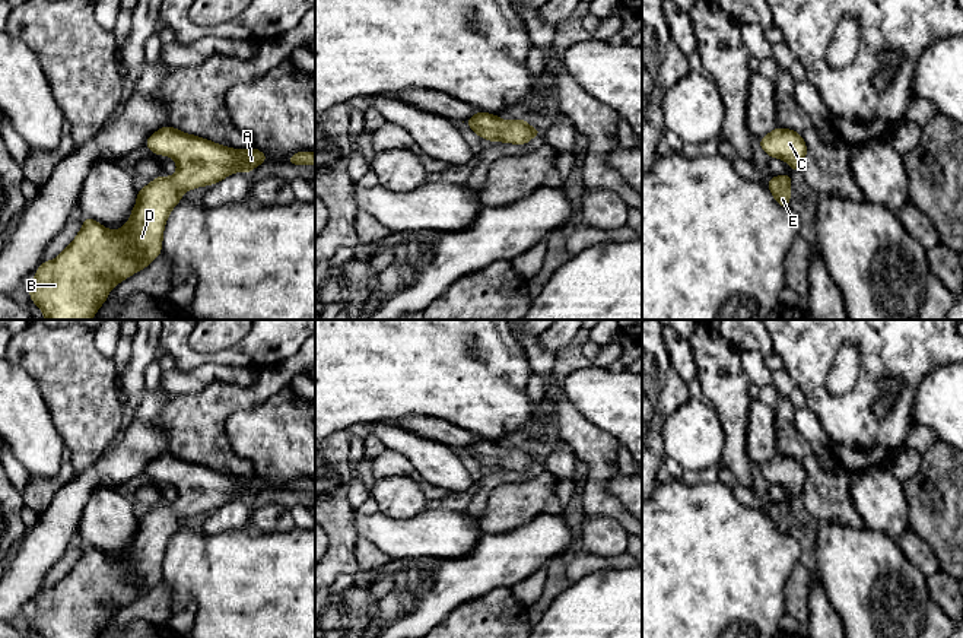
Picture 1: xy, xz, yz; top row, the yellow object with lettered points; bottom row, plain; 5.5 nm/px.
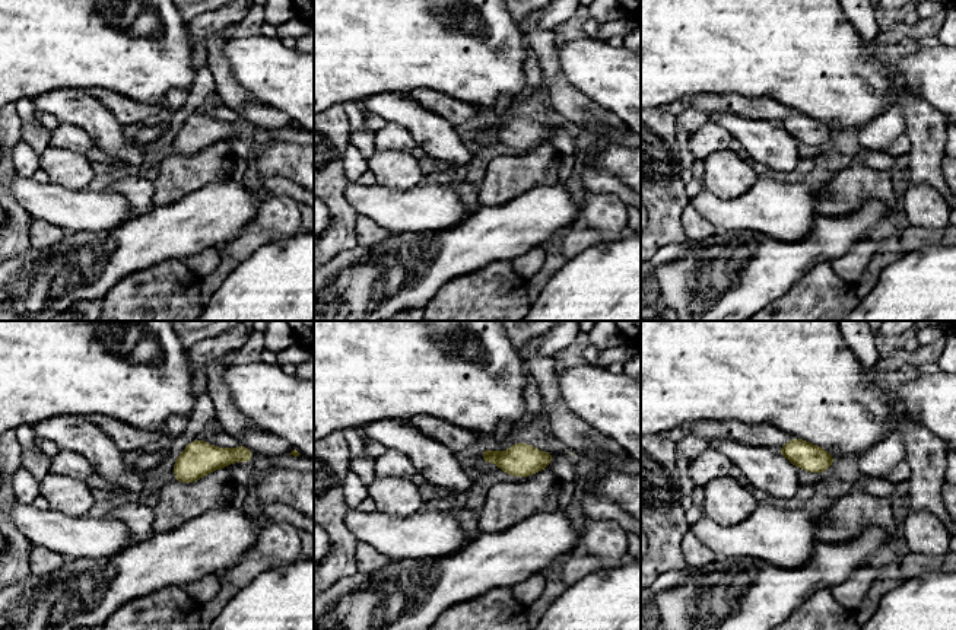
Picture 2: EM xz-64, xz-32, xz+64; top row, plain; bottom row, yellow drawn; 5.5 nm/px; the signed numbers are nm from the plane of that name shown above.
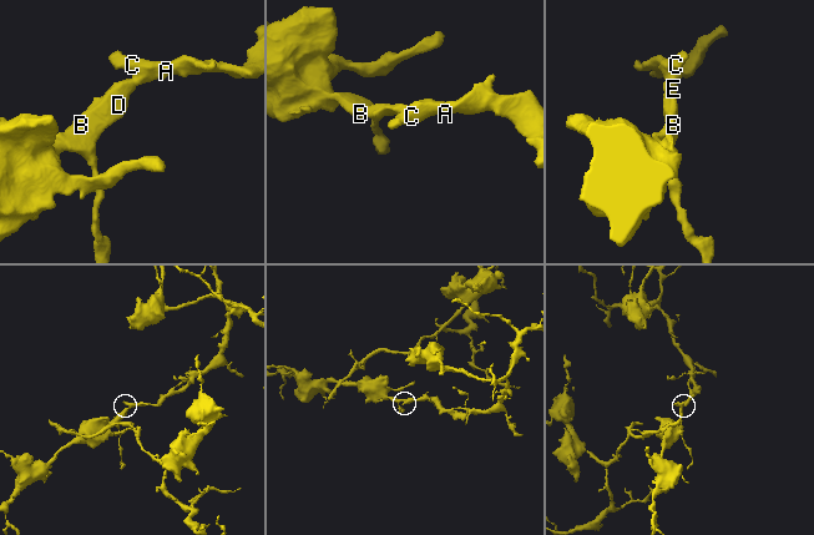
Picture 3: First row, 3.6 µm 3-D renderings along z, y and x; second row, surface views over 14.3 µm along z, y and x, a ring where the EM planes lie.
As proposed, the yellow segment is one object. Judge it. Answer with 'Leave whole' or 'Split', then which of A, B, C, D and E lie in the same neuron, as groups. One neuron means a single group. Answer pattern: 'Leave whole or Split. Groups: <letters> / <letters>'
Leave whole. Groups: A B C D E

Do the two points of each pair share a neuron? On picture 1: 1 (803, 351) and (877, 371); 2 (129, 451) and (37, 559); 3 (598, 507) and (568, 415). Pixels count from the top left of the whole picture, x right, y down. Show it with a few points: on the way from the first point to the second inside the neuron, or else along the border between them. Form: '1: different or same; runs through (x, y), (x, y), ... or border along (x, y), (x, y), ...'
1: same; runs through (825, 336), (855, 336), (868, 349)
2: same; runs through (99, 473), (66, 505), (53, 530)
3: same; runs through (597, 483), (597, 451), (584, 438)

